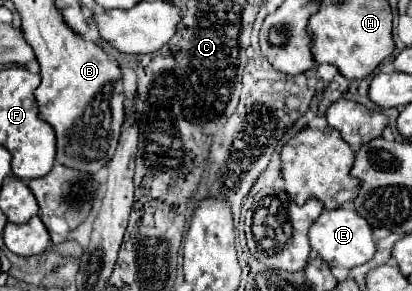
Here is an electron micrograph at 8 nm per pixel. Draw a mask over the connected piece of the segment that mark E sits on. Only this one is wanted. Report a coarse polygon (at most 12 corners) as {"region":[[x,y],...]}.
{"region":[[351,207],[323,211],[311,249],[331,267],[371,261],[371,225]]}

